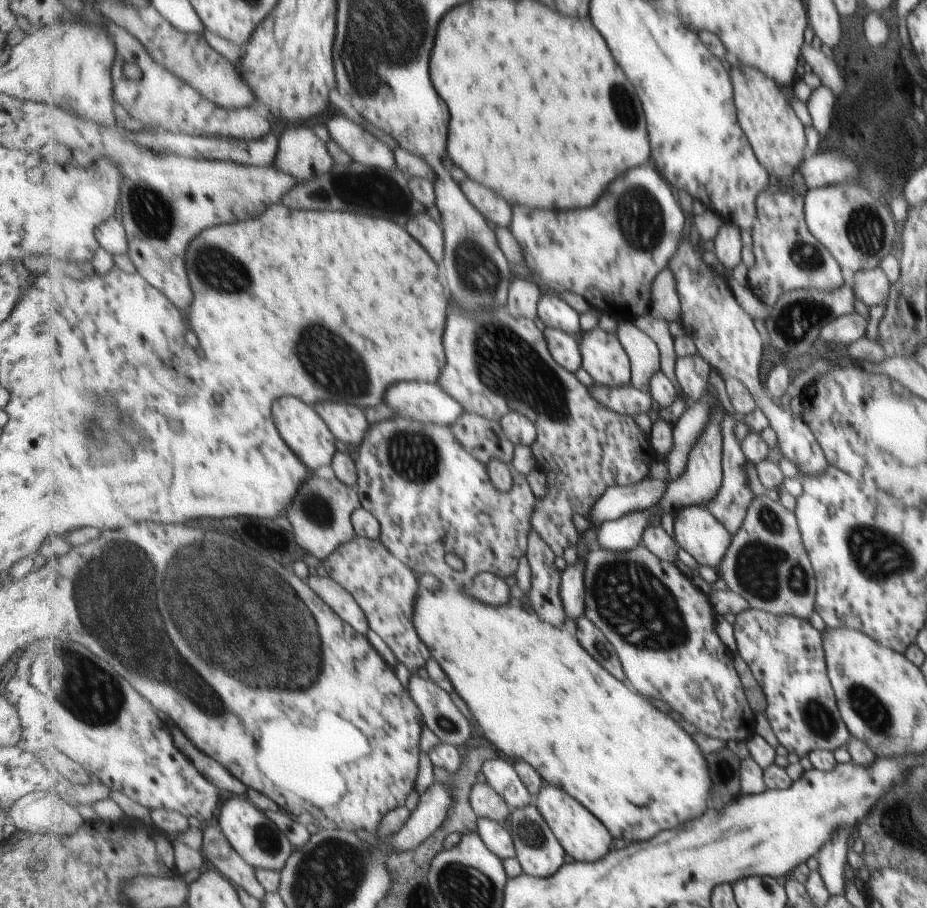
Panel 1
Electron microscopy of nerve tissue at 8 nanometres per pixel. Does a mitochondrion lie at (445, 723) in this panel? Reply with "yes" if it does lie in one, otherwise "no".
yes

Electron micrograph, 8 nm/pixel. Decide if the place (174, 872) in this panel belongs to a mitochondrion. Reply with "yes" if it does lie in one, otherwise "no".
no

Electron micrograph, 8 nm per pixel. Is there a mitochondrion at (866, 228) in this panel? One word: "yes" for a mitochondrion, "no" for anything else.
yes

